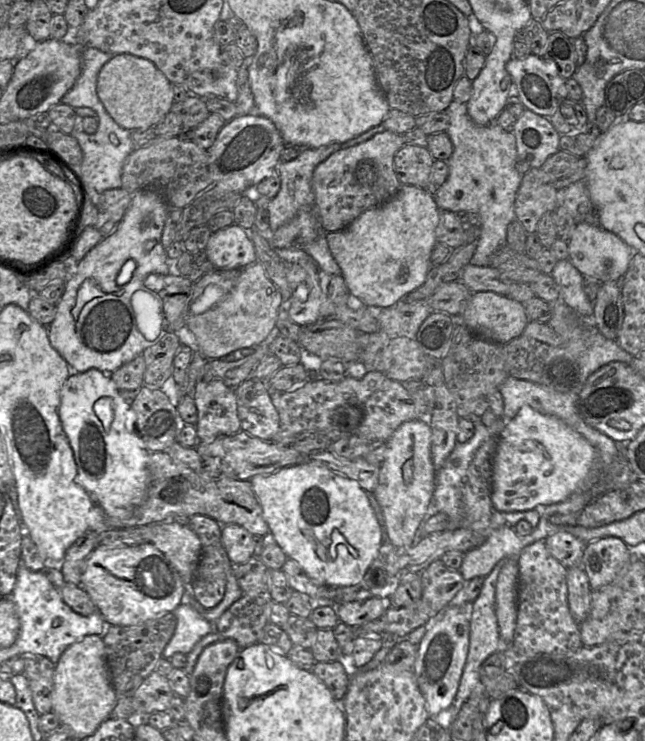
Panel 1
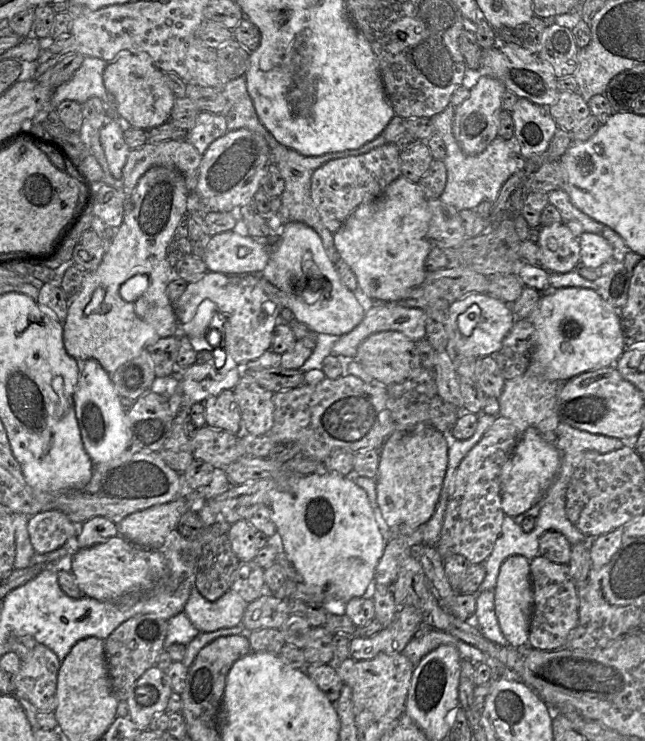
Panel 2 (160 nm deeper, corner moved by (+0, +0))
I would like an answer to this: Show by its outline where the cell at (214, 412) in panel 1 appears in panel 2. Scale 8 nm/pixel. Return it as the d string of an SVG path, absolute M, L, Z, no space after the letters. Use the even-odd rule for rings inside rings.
M226 389L208 397L205 406L206 425L220 428L232 434L241 434L241 417L233 390Z

